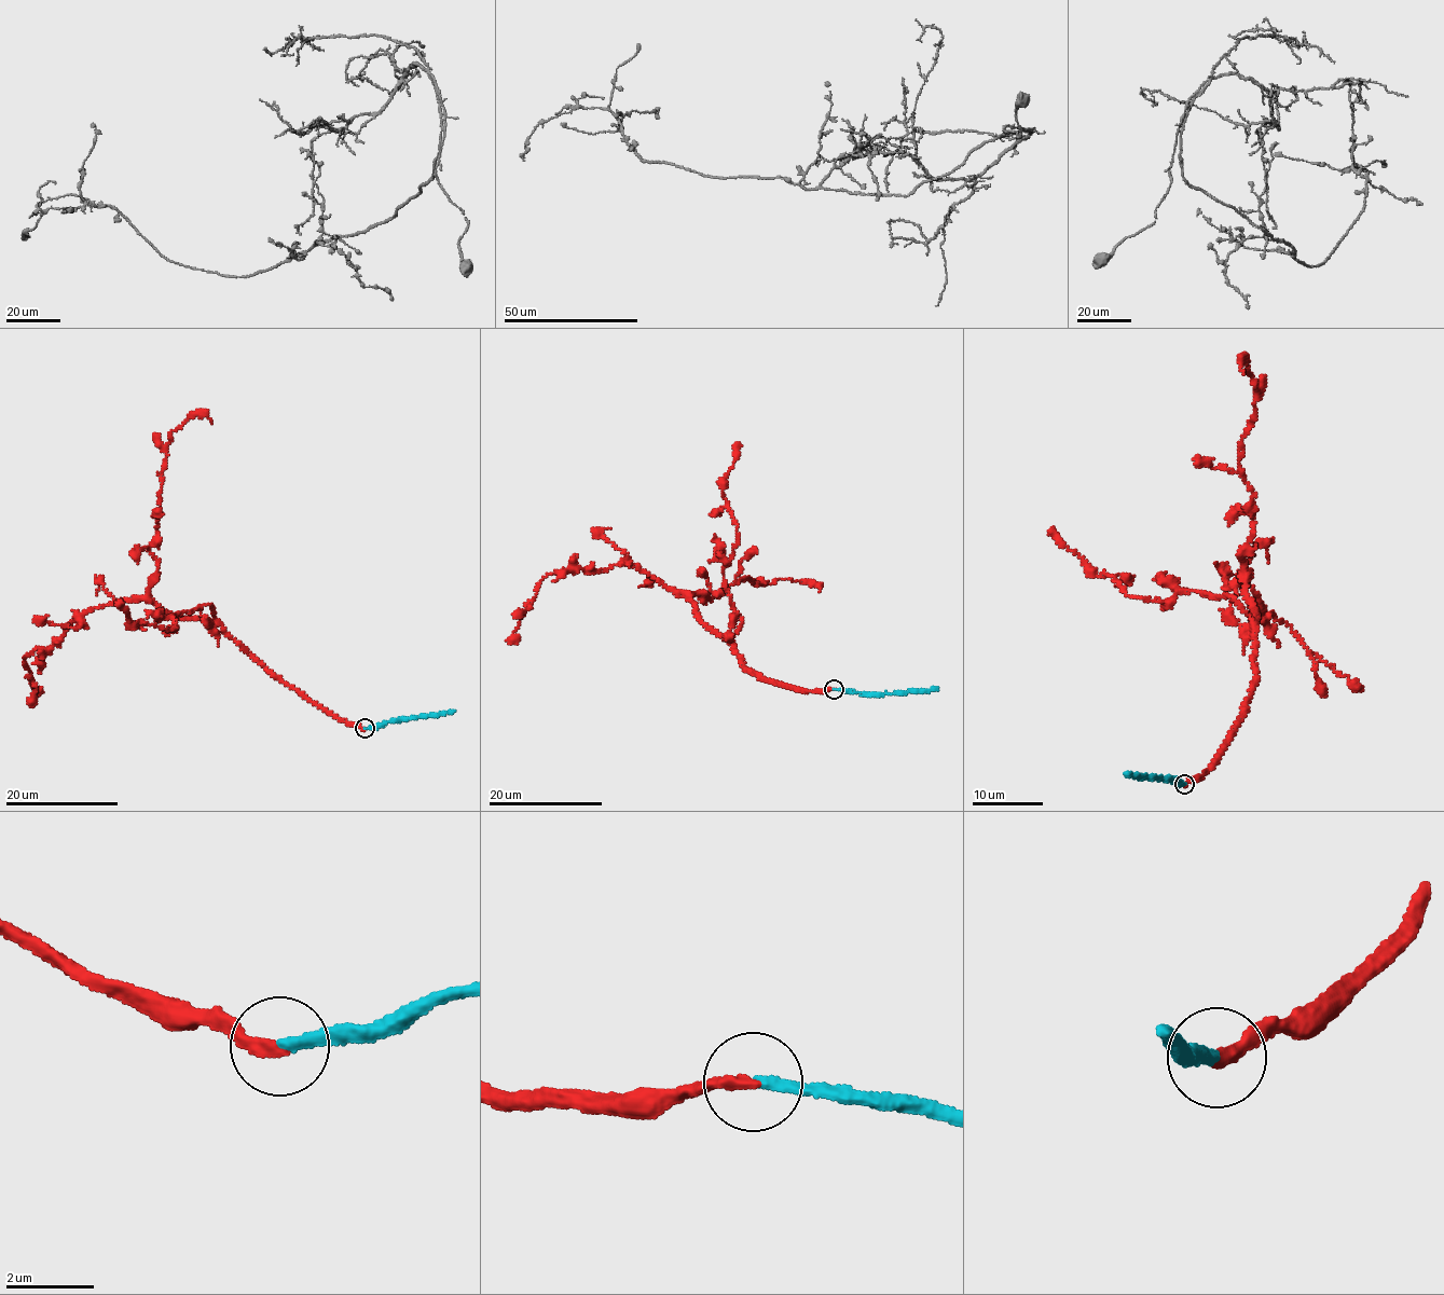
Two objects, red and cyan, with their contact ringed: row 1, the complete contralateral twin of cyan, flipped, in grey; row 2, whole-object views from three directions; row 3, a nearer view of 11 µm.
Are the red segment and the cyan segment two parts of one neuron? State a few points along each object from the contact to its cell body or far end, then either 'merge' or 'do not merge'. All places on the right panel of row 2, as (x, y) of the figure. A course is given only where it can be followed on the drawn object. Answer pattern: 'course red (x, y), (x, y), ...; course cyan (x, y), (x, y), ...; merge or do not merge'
course red (1183, 784), (1212, 767), (1256, 678), (1245, 572), (1263, 616), (1360, 690); course cyan (1183, 784), (1125, 774); merge

